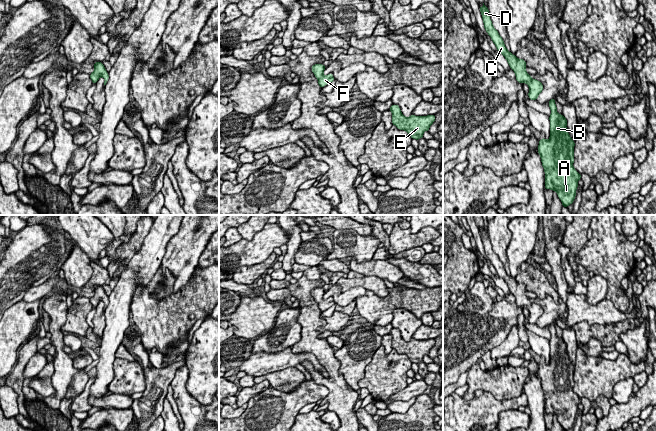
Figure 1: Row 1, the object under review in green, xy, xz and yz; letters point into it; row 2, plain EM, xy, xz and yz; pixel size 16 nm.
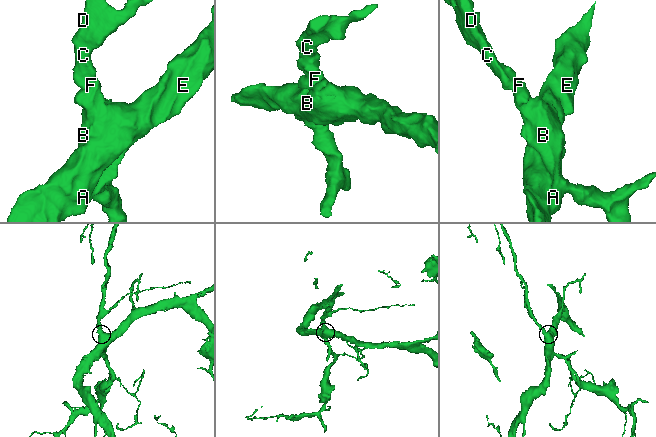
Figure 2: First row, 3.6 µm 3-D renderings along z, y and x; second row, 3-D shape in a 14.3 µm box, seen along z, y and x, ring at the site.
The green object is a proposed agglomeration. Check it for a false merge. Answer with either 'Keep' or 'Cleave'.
Keep

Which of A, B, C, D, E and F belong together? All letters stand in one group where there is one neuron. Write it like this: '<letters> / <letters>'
A B C D E F

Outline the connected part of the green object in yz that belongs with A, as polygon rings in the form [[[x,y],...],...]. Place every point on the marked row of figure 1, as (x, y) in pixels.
[[[555,98],[548,101],[551,109],[550,120],[550,138],[539,140],[538,153],[541,158],[542,166],[545,172],[545,189],[555,190],[558,198],[561,200],[563,207],[568,207],[573,203],[576,196],[578,181],[581,179],[581,174],[574,167],[574,146],[575,142],[570,137],[566,128],[566,118],[557,113]]]

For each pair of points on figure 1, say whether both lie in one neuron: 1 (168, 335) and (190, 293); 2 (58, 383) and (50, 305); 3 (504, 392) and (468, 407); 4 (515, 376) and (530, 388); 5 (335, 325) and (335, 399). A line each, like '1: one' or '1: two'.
1: one
2: one
3: two
4: two
5: two

